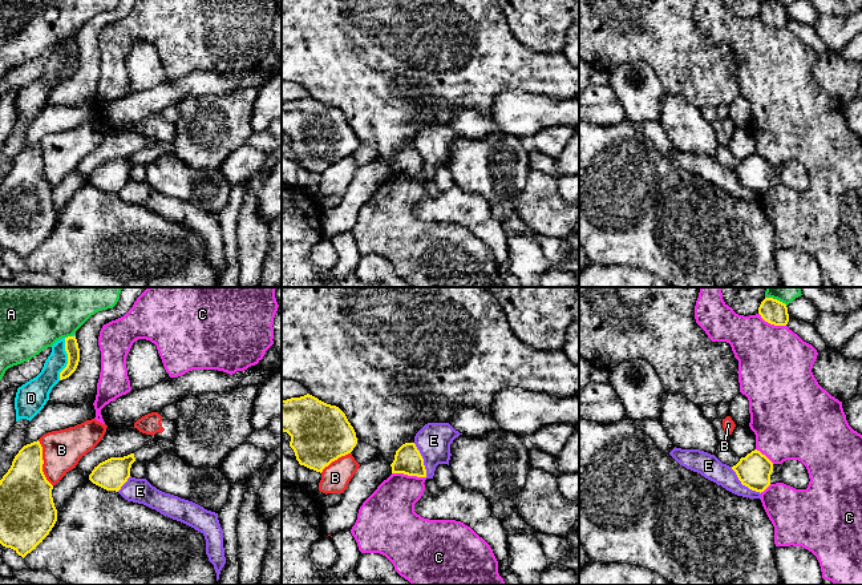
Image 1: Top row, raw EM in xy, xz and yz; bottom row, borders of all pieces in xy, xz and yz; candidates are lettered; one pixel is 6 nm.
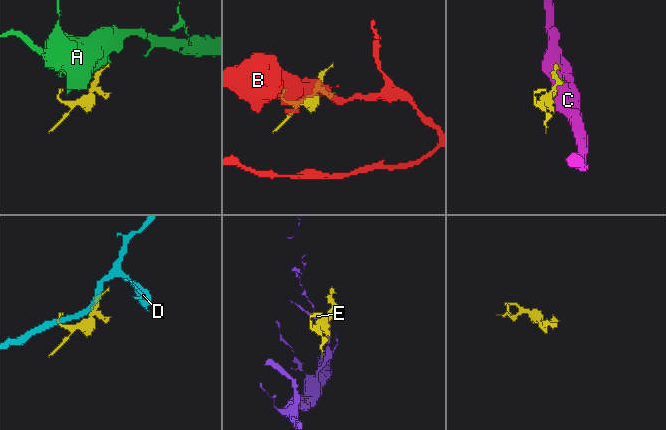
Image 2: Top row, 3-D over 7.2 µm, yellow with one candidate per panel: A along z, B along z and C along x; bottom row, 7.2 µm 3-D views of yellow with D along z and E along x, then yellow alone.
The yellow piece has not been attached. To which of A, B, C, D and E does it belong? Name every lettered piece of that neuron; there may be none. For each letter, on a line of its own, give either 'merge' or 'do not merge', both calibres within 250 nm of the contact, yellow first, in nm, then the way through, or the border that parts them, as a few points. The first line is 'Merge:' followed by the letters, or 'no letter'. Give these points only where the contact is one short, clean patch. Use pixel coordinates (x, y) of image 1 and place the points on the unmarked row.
Merge: no letter
A: do not merge; 80 nm thick on the yellow side, 340 nm on the other
B: do not merge; 320 nm thick on the yellow side, 240 nm on the other
C: do not merge; 170 nm thick on the yellow side, 300 nm on the other
D: do not merge; 80 nm thick on the yellow side, 140 nm on the other
E: do not merge; 200 nm thick on the yellow side, 140 nm on the other; border along yz (731, 169), (743, 186), (760, 196)

